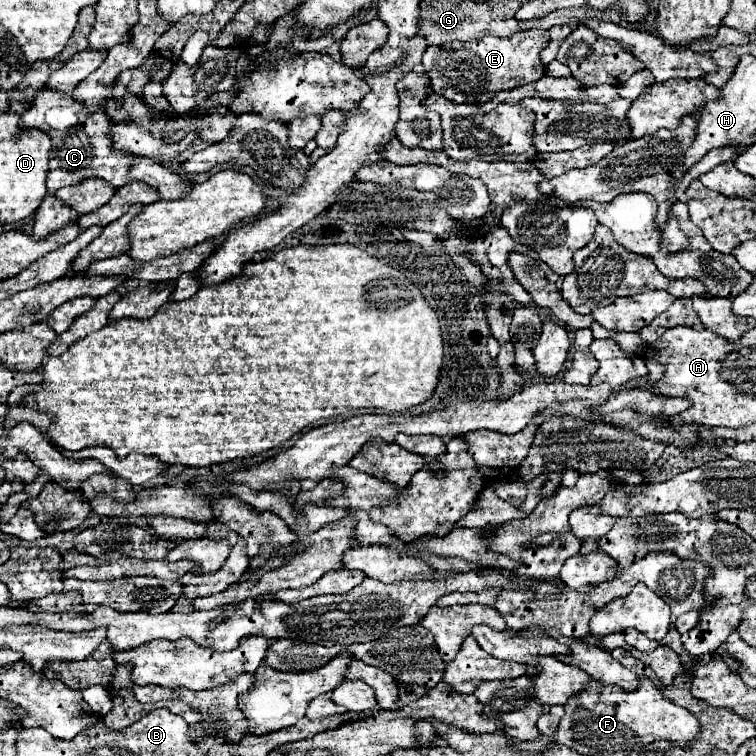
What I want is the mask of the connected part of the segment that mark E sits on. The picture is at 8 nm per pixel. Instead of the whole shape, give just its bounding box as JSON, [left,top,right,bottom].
[423,29,549,105]

